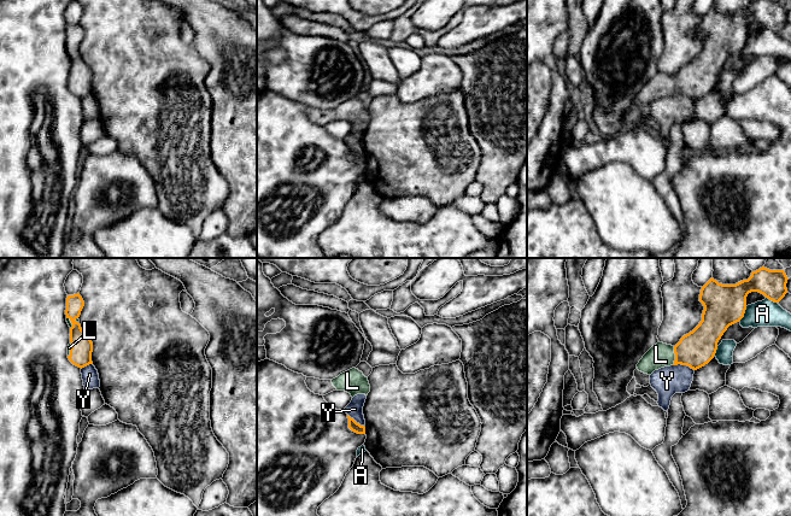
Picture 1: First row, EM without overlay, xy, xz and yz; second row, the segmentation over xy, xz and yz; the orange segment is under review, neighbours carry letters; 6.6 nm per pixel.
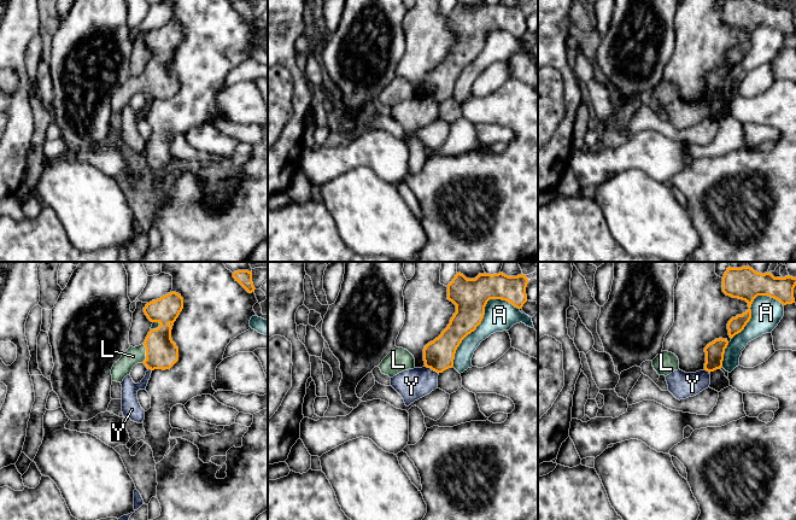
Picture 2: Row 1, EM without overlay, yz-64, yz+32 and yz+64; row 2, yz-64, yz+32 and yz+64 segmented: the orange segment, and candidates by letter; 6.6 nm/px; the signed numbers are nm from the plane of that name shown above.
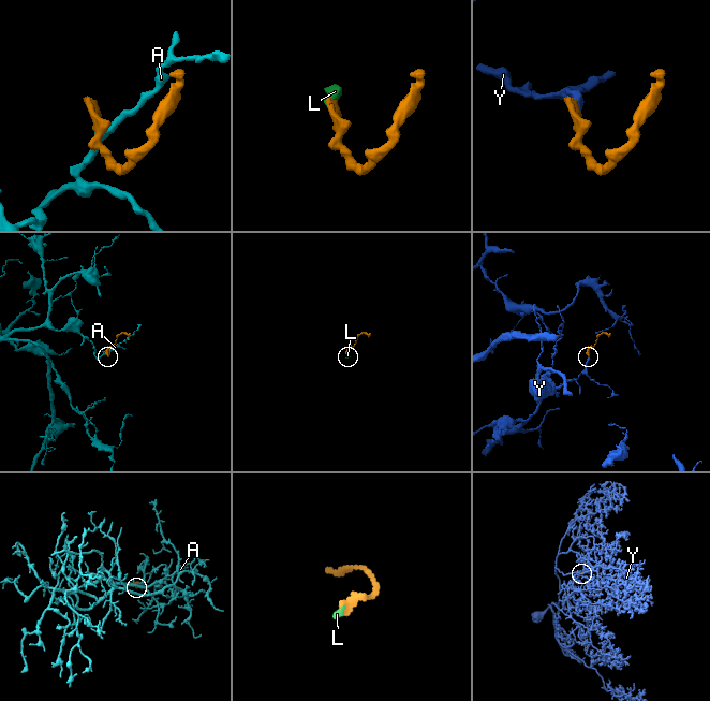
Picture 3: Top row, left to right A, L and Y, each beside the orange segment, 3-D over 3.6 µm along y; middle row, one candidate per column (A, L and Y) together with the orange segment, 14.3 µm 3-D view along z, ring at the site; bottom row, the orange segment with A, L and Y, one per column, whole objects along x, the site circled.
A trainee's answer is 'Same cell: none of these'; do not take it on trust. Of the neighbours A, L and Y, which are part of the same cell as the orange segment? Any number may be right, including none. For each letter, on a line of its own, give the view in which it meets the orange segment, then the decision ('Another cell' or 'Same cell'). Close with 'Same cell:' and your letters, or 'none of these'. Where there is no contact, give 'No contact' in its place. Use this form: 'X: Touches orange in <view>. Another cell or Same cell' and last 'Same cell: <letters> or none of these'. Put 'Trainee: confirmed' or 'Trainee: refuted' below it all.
A: Touches orange in yz. Another cell
L: Touches orange in yz. Same cell
Y: Touches orange in yz. Another cell
Same cell: L
Trainee: refuted

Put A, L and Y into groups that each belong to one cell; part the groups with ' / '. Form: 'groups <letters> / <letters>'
groups A / L / Y

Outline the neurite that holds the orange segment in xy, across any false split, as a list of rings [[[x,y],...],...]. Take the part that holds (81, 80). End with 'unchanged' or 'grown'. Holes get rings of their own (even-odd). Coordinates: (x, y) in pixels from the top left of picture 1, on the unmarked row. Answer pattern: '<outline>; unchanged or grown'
[[[80,23],[68,25],[65,40],[66,52],[70,57],[70,74],[68,77],[68,88],[74,95],[81,99],[89,94],[93,94],[93,72],[82,60],[78,49],[83,36],[84,31]]]; grown

